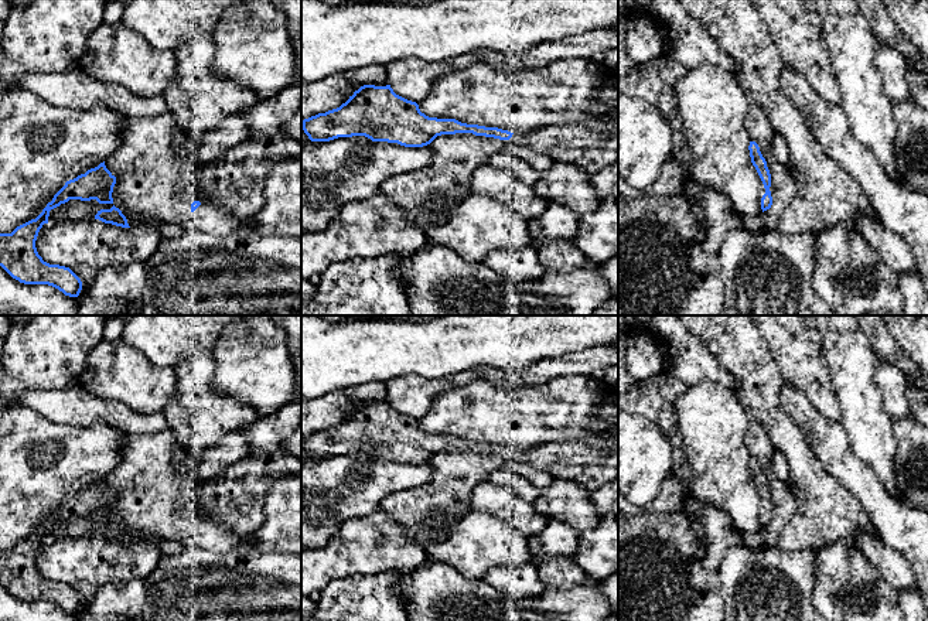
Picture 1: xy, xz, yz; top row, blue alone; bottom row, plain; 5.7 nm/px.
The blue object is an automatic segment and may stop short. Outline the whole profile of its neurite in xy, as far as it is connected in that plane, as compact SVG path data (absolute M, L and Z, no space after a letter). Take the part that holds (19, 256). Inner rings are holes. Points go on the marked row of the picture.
M105 161L66 181L35 219L17 226L11 233L0 233L0 266L20 283L48 284L65 296L78 297L82 290L81 279L69 267L44 262L35 240L42 225L48 224L51 209L69 199L113 204L115 184L116 177L106 168Z

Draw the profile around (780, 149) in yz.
M774 133L771 144L772 157L782 166L788 166L789 151L785 139L779 133Z

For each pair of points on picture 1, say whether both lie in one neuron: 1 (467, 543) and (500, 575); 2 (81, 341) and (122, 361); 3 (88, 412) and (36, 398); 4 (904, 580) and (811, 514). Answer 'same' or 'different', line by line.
1: different
2: different
3: same
4: different

